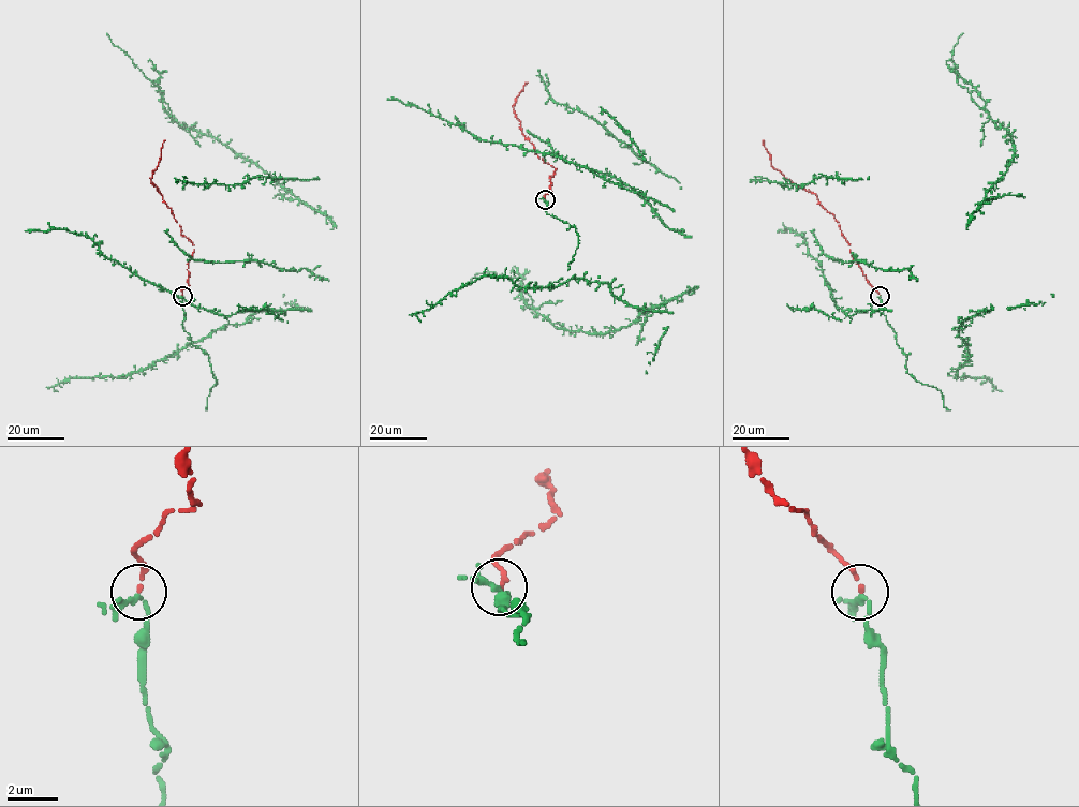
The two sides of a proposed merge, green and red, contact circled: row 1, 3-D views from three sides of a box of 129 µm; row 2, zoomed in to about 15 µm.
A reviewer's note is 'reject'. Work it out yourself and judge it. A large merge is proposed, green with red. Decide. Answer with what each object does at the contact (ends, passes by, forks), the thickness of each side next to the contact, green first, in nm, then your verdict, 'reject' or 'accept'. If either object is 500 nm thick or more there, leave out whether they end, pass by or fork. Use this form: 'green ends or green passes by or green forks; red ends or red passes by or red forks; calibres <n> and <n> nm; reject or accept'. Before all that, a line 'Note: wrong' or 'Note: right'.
Note: wrong
green forks; red ends; calibres 170 and 190 nm; accept

